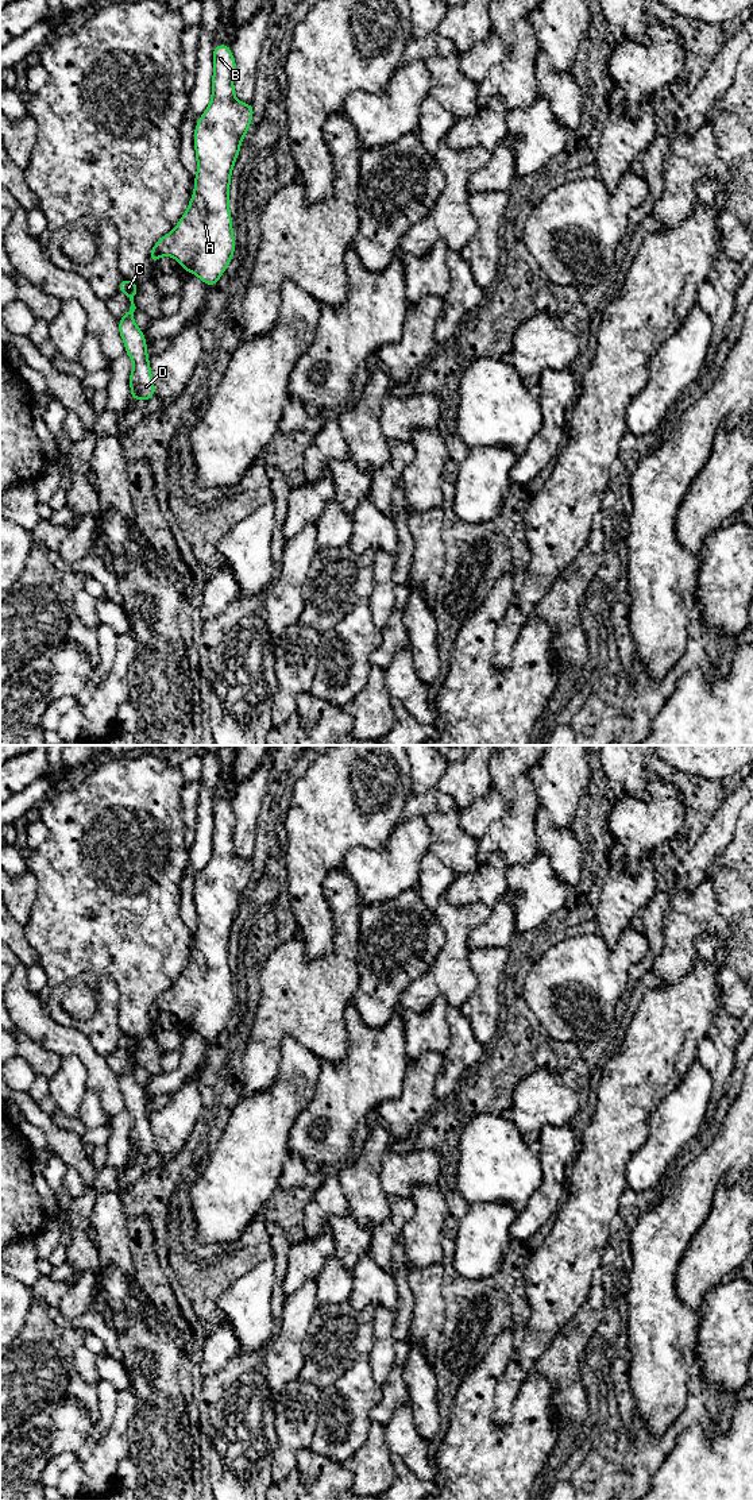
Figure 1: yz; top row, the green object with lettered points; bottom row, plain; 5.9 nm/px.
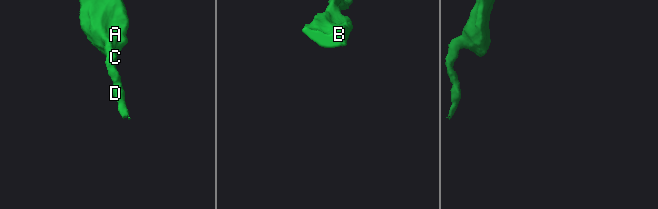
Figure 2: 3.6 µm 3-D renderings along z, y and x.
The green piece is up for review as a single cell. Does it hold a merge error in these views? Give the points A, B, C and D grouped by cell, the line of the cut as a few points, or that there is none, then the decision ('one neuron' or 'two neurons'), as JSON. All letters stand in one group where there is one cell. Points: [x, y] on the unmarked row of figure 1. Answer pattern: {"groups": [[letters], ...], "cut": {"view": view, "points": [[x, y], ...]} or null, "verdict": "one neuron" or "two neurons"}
{"groups": [["A", "B", "C", "D"]], "cut": null, "verdict": "one neuron"}

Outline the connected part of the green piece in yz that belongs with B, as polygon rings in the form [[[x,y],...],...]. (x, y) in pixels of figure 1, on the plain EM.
[[[229,801],[215,802],[212,855],[194,884],[194,949],[175,984],[162,992],[150,1010],[152,1021],[162,1011],[173,1013],[208,1042],[219,1038],[233,1013],[229,938],[254,871],[251,859],[236,856],[235,826]]]

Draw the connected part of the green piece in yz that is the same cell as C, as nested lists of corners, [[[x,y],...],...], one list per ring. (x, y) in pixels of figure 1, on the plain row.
[[[121,1036],[119,1040],[119,1048],[127,1050],[131,1057],[130,1067],[119,1076],[119,1087],[126,1100],[126,1110],[134,1118],[130,1130],[131,1156],[148,1157],[155,1150],[155,1141],[147,1114],[144,1088],[134,1077],[134,1068],[136,1065],[134,1053],[138,1045],[139,1041],[128,1036]]]

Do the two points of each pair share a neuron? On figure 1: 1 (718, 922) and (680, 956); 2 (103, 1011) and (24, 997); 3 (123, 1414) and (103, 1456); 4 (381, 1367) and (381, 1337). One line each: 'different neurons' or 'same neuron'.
1: same neuron
2: different neurons
3: same neuron
4: same neuron

